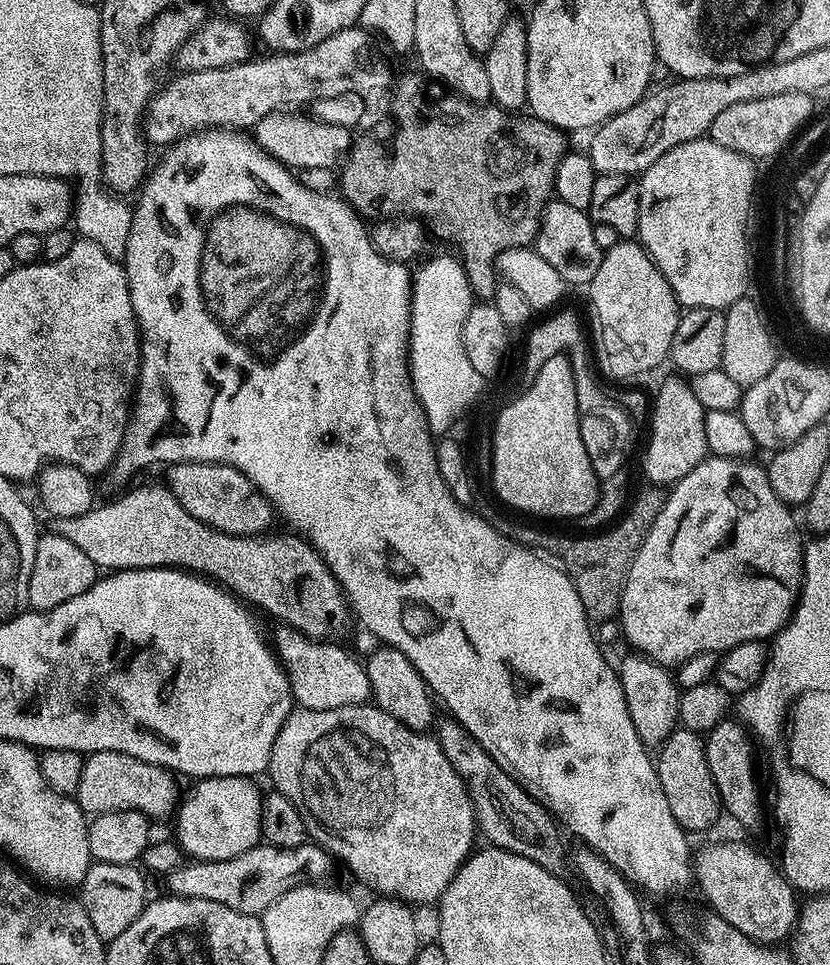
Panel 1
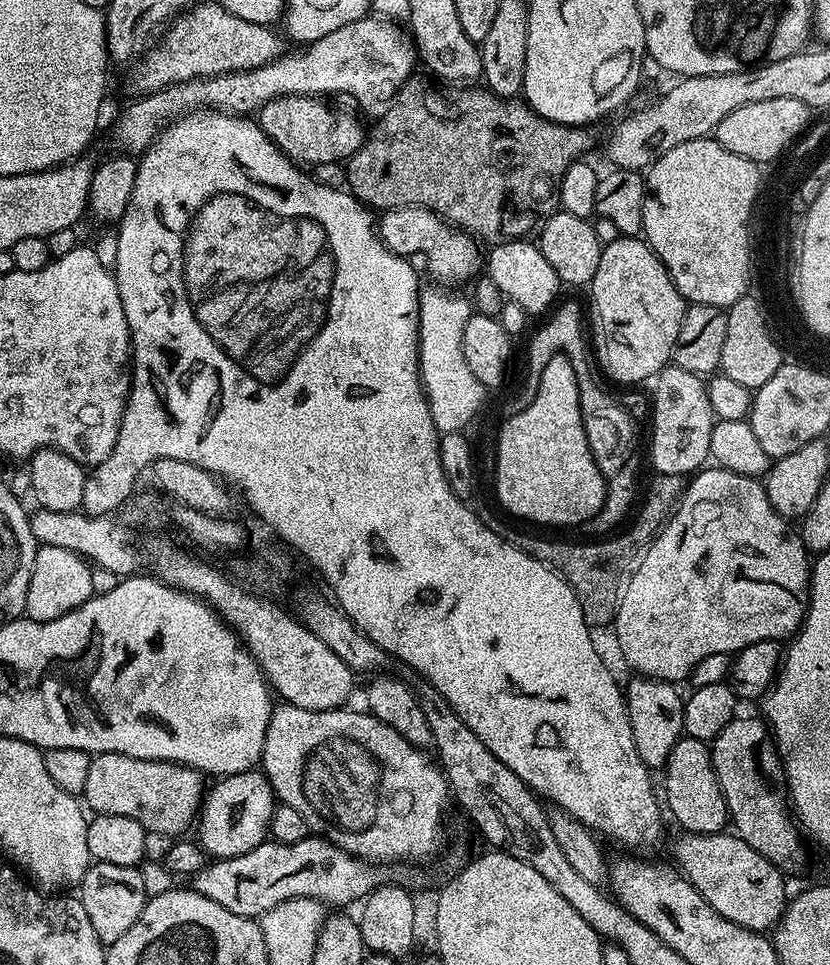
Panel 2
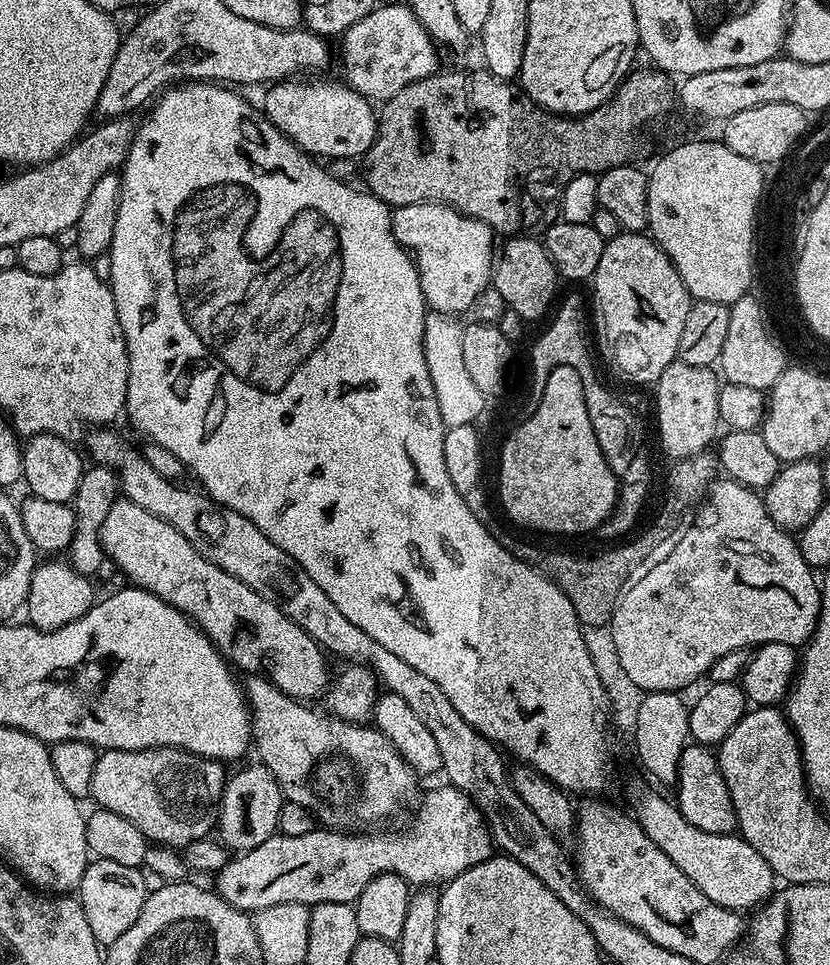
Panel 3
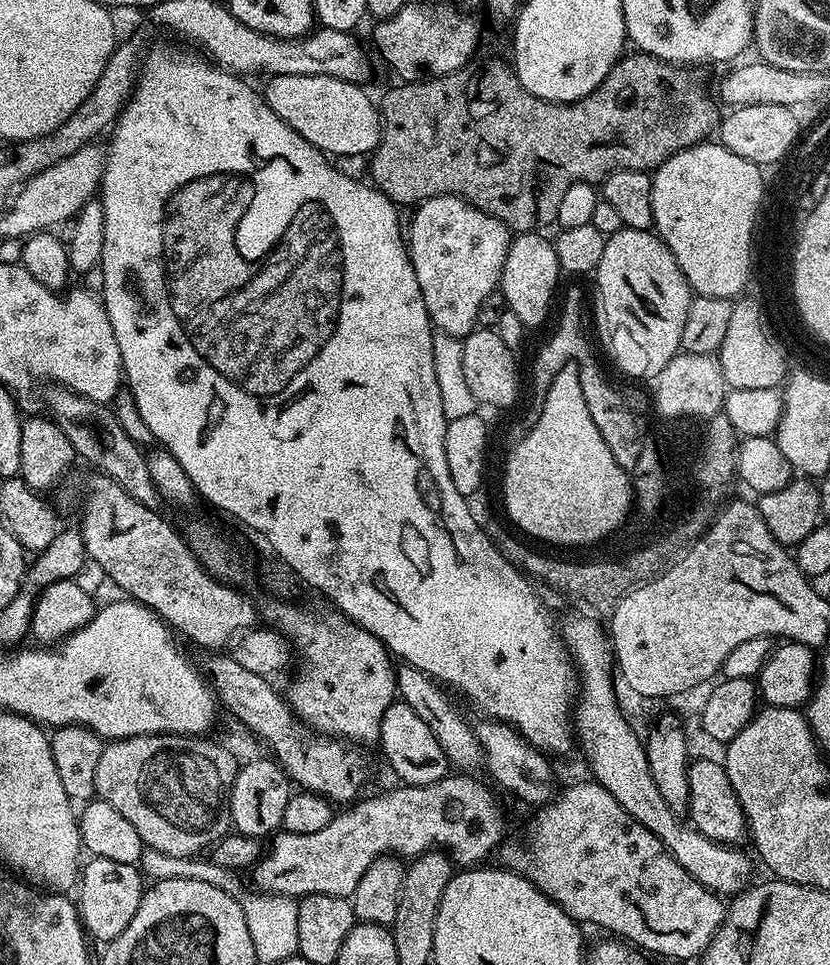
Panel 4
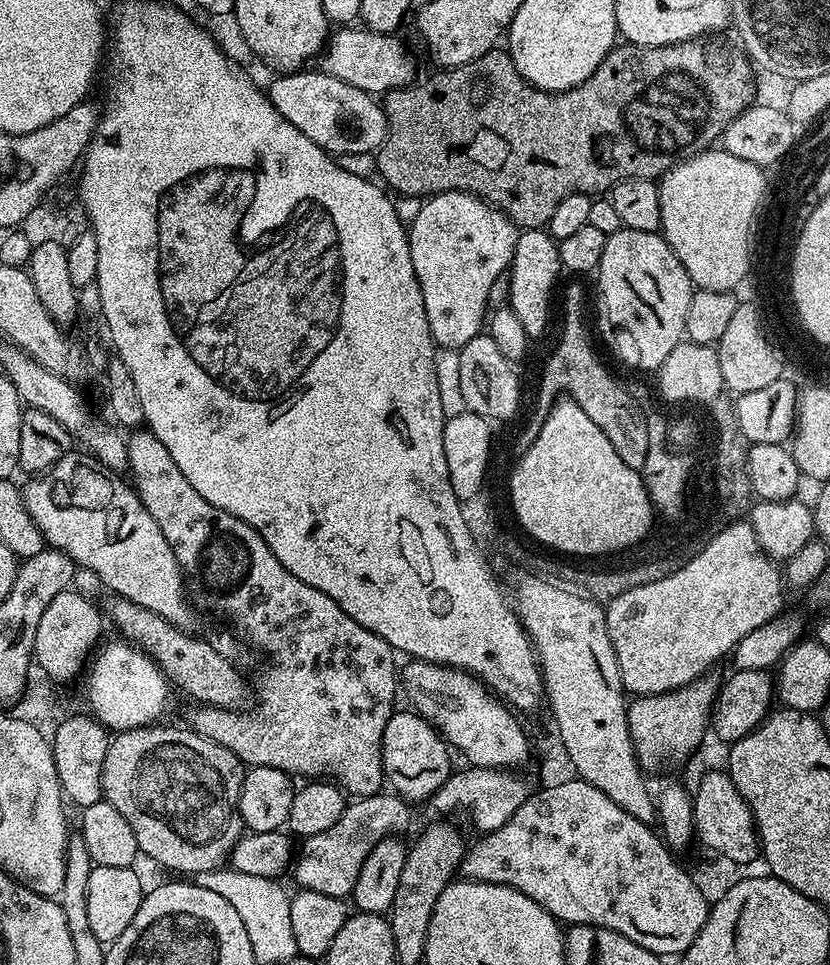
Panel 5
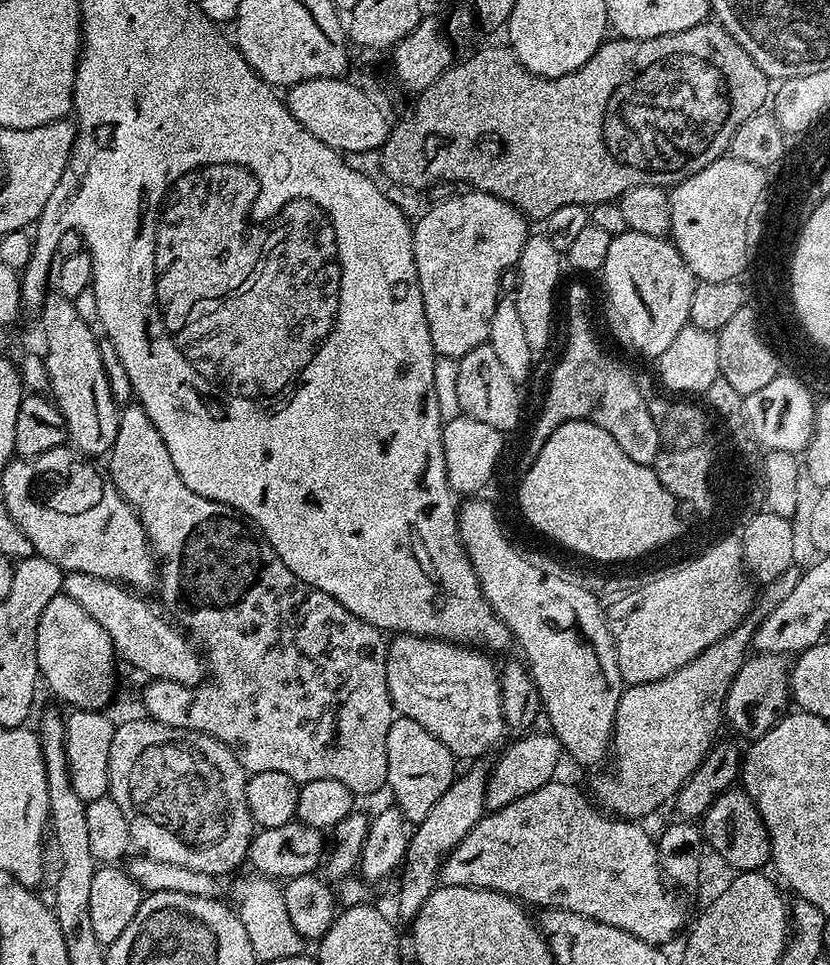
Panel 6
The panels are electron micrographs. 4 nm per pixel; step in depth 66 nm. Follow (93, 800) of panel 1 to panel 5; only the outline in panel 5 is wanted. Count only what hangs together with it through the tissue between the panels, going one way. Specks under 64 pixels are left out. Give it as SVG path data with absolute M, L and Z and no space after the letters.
M149 726L146 728L131 728L125 732L115 733L109 739L106 750L106 766L102 766L102 790L104 799L126 822L130 822L130 830L134 830L134 838L138 838L138 846L141 853L149 856L156 864L161 864L164 868L169 868L172 872L189 872L195 874L202 870L214 870L225 867L226 861L231 857L232 848L240 841L242 833L245 831L244 819L240 816L240 787L244 781L245 765L240 763L240 759L233 752L226 750L218 742L210 738L200 736L192 731L191 727L184 728L160 728L161 726Z

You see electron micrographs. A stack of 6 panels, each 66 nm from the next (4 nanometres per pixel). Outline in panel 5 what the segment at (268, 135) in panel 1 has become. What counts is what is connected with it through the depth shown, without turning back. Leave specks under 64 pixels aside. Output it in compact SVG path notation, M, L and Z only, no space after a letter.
M319 70L308 71L277 75L277 80L267 85L268 101L274 110L329 154L375 153L388 133L381 101L373 93L350 86L350 82L342 82Z

